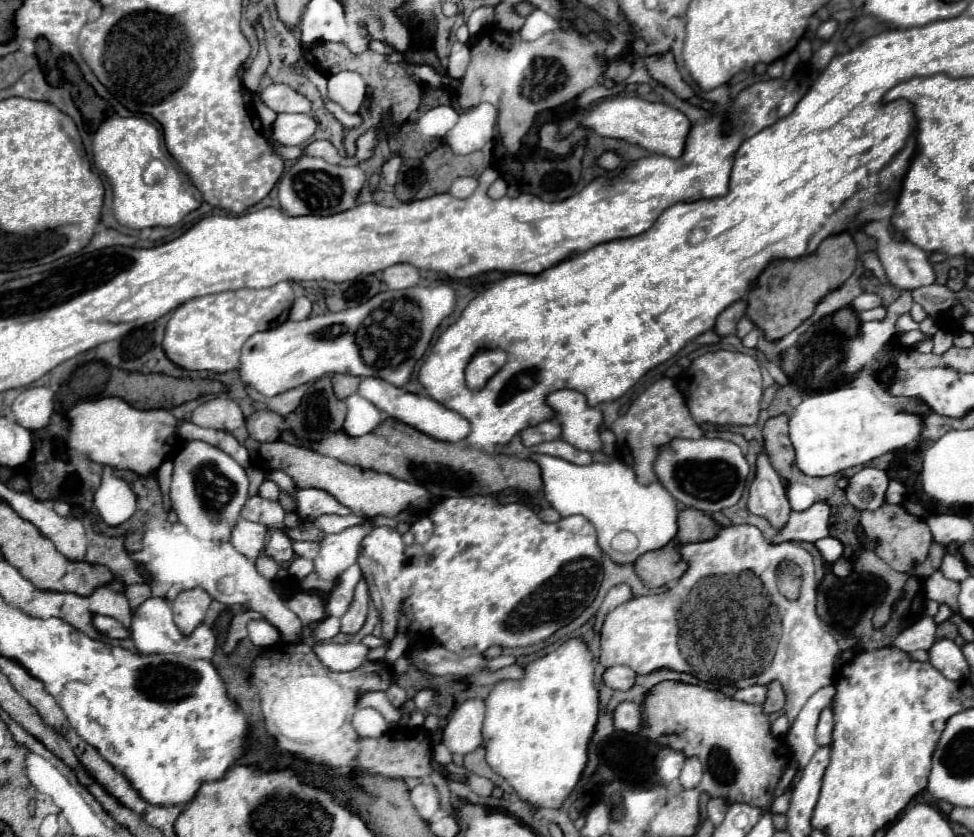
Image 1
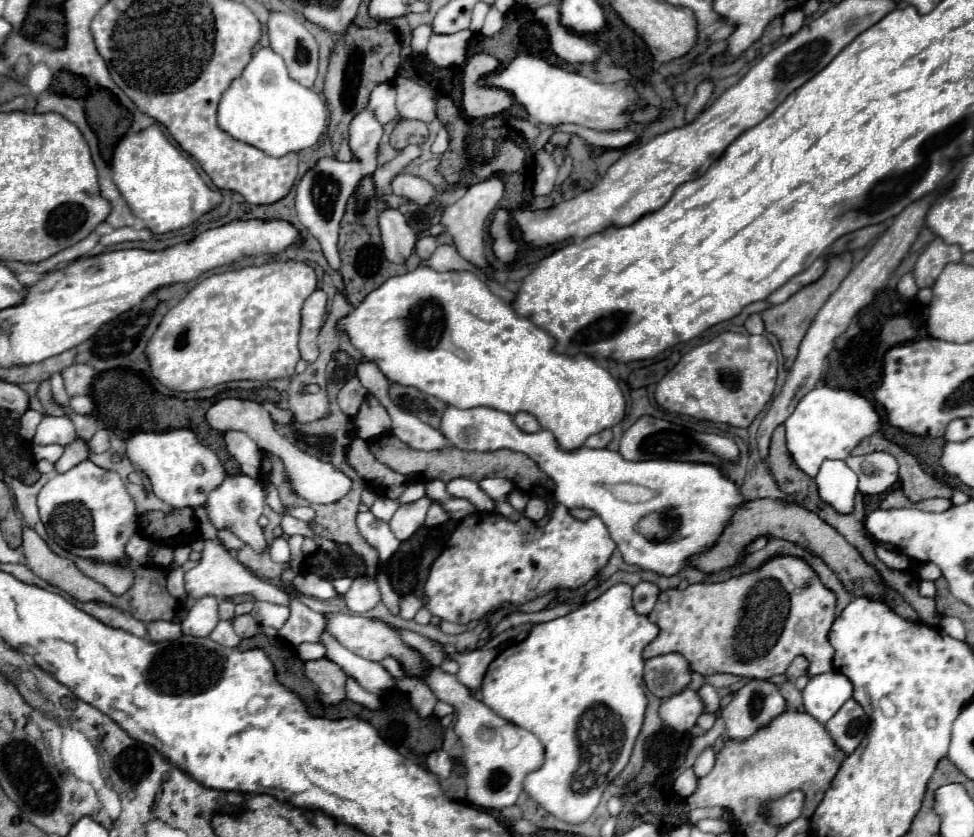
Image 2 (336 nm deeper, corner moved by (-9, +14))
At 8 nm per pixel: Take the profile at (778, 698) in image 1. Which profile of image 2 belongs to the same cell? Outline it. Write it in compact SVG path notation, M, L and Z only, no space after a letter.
M798 656L798 658L788 666L786 676L788 676L788 680L796 680L798 676L802 676L802 674L806 674L806 672L808 672L808 660L806 660L804 656Z

